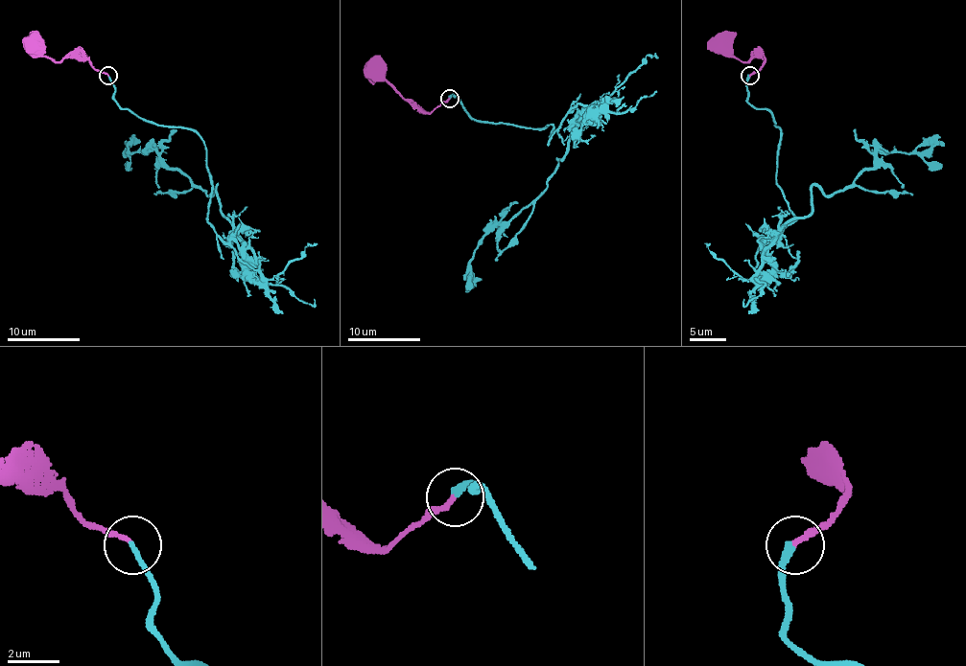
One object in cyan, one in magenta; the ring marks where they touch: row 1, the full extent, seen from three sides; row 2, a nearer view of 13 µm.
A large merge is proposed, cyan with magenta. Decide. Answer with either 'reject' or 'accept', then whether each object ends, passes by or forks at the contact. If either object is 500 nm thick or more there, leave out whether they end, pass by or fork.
accept; cyan ends; magenta ends

